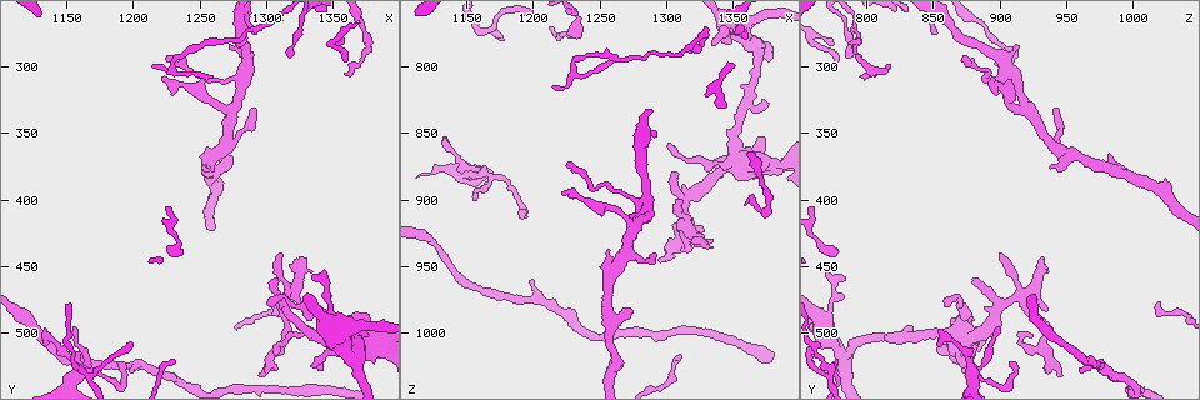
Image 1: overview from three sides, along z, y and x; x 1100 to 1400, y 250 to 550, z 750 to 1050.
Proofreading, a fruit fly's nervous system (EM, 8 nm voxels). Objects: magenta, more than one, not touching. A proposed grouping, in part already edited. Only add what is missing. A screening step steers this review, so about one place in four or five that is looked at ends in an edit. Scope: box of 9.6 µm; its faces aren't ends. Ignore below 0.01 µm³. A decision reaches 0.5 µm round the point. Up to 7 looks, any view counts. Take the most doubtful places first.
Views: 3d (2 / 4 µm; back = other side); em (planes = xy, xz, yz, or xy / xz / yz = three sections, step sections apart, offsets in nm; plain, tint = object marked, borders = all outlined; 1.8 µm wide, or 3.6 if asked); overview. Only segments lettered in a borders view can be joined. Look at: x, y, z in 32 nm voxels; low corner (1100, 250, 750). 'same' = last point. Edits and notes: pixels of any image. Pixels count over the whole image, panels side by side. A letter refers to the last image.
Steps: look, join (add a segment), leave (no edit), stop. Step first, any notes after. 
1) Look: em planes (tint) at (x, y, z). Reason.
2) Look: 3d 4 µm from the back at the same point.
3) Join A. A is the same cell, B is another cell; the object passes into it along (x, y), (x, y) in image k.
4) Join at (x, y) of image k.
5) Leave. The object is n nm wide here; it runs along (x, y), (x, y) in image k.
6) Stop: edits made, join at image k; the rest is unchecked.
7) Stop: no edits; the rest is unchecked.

Look: 3d 4 µm from the back at (1222, 310, 892). Free end.

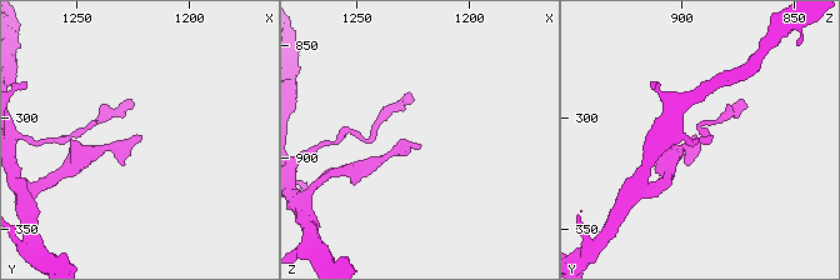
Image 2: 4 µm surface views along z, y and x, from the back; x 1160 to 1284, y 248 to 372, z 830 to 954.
Look: em xz step 4 (borders) at (1223, 310, 894). Need the tissue.

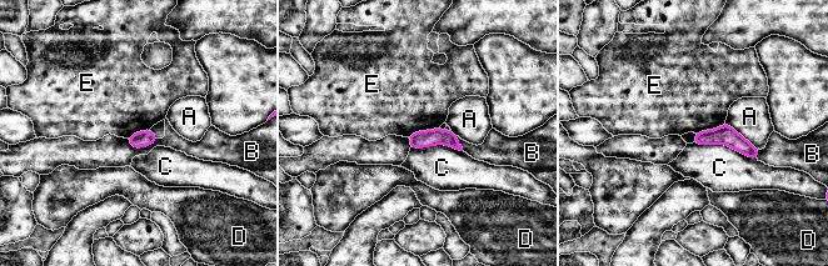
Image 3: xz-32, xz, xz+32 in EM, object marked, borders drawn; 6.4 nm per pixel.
Look: em xy step 16 (borders) at the same point.

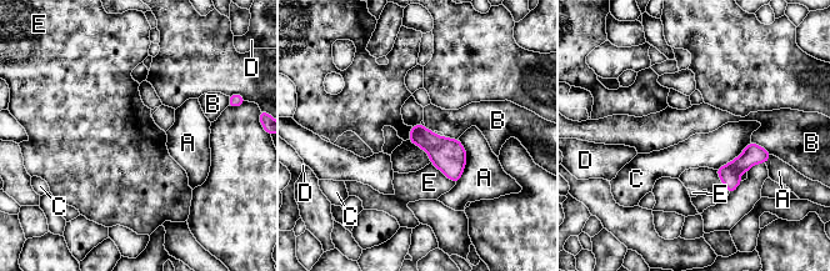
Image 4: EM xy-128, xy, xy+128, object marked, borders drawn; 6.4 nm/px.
Leave. A, B, C, D and E are other cells; a border runs along (430, 162), (455, 184) in image 4; no lettered segment goes on from it.

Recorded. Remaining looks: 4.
Look: 3d 4 µm at (1132, 510, 856). Branch stops here.

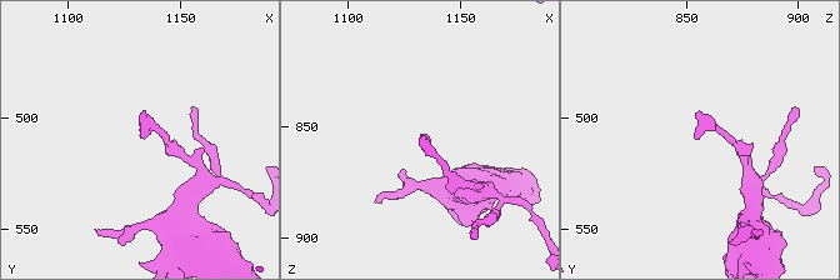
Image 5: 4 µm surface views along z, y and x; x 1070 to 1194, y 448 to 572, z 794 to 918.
Look: em planes (borders) at (1133, 510, 855). Shape alone is not enough.

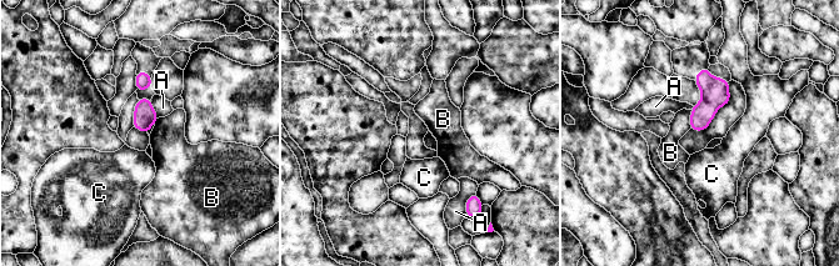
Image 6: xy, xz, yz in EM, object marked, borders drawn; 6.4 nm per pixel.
Leave. A, B and C are other cells; a border runs along (692, 110), (689, 128) in image 6; none of them fits.

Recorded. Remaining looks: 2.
Look: 3d 4 µm at (1214, 300, 814). Tapers out.

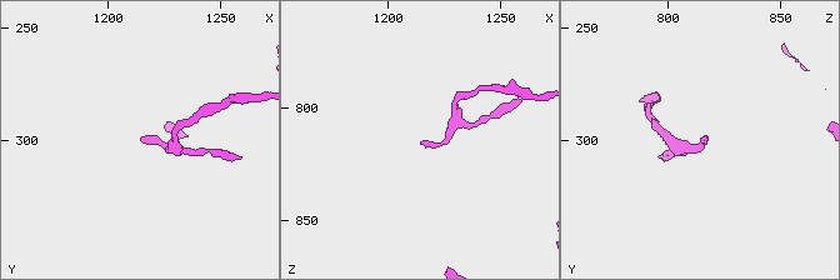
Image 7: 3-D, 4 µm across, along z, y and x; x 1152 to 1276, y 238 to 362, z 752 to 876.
Look: em planes (borders) at (1214, 298, 814). Need the tissue.

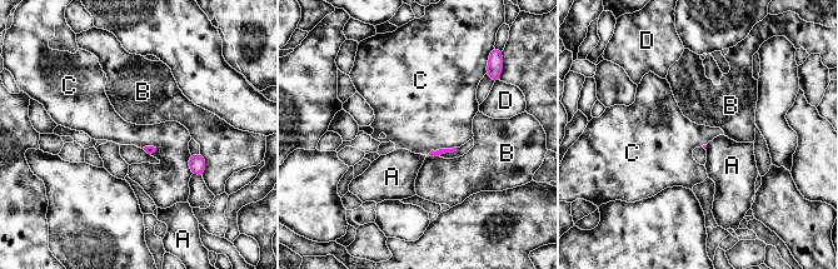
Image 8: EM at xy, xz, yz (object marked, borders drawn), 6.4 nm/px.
Leave. A, B, C and D are other cells; a border runs along (455, 147), (432, 150), (428, 154) in image 8; no lettered segment goes on from it.

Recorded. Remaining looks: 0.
Stop: no edits; the rest is unchecked.

